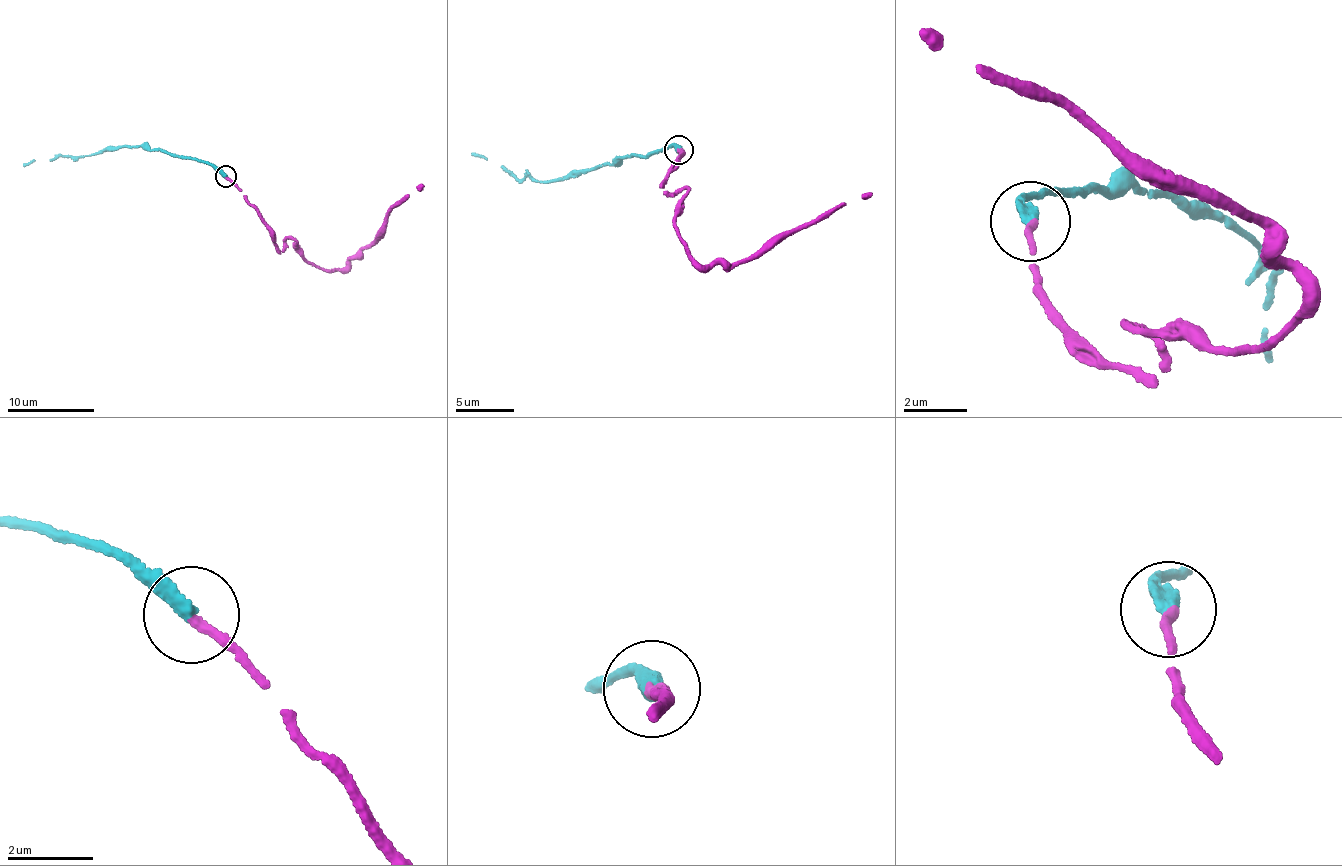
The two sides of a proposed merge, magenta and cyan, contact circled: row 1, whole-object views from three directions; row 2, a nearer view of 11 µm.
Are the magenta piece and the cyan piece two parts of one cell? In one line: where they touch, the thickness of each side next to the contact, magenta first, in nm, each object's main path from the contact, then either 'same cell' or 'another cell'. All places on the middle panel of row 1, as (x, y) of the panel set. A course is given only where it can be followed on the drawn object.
(679, 150) | 200/360 nm | magenta via (678, 150), (663, 188), (687, 188), (676, 227), (690, 256), (702, 265), (759, 256), (844, 203), (872, 193) | cyan via (678, 150), (674, 143), (539, 183), (529, 177), (521, 180), (471, 153) | same cell

